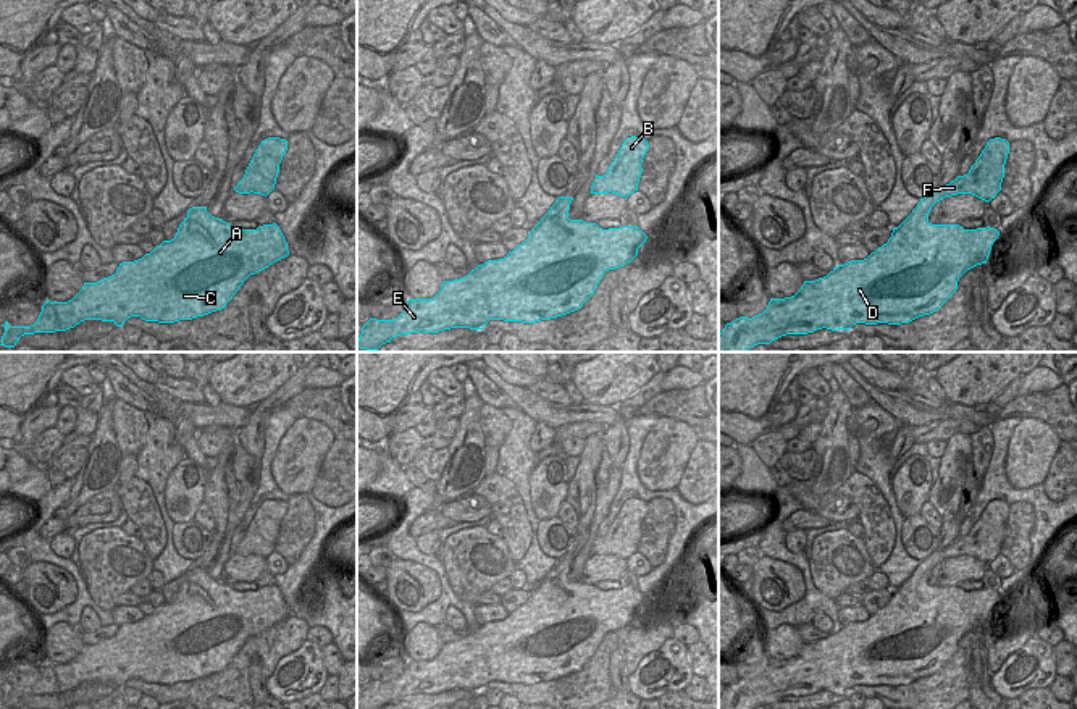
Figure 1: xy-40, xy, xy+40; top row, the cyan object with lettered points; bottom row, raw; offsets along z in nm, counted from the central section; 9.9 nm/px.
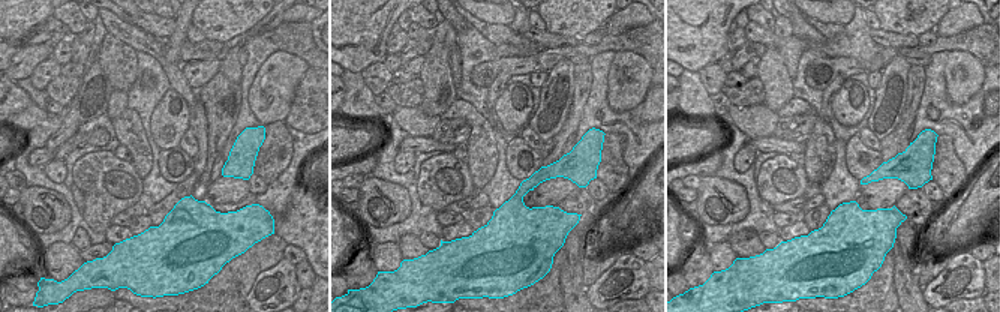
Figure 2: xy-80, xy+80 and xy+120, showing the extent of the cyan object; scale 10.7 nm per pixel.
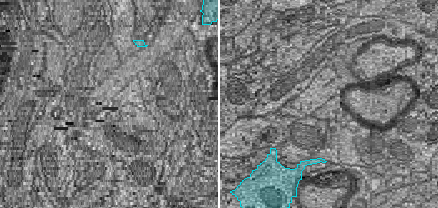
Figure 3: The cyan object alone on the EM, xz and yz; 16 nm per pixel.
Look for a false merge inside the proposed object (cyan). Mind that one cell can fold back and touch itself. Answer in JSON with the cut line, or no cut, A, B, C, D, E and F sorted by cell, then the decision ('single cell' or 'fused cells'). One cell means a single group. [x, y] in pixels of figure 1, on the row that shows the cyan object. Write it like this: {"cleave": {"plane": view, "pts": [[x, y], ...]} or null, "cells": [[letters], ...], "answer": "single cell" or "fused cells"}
{"cleave": null, "cells": [["A", "B", "C", "D", "E", "F"]], "answer": "single cell"}

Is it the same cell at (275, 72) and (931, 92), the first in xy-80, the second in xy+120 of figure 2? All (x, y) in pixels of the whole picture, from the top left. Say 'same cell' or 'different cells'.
different cells

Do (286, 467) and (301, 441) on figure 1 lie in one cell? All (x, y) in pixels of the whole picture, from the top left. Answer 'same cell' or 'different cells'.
same cell

